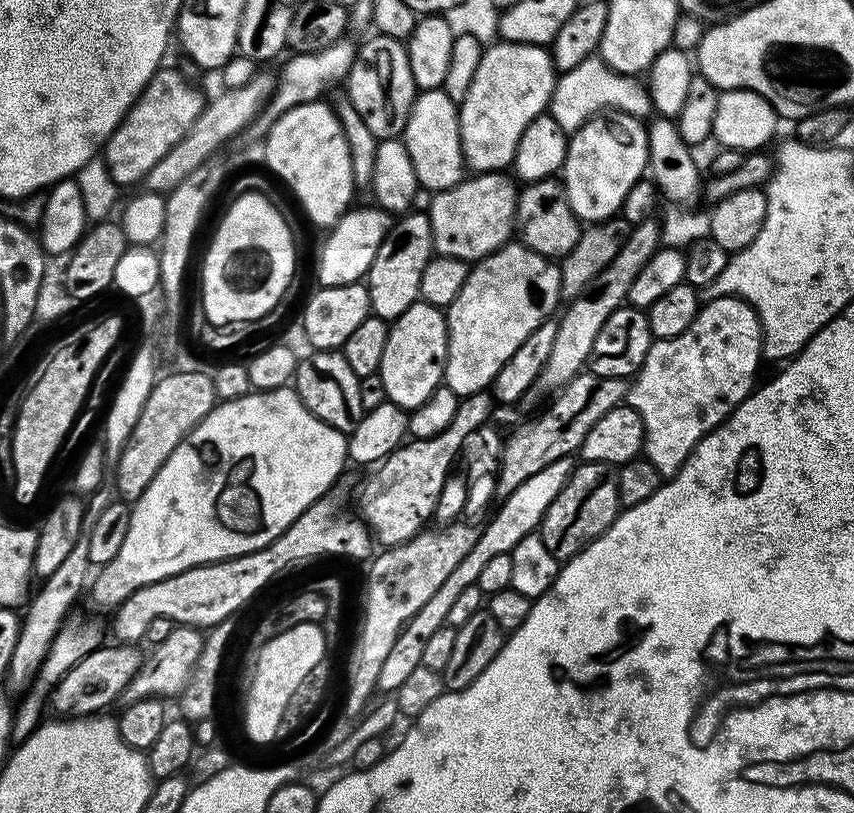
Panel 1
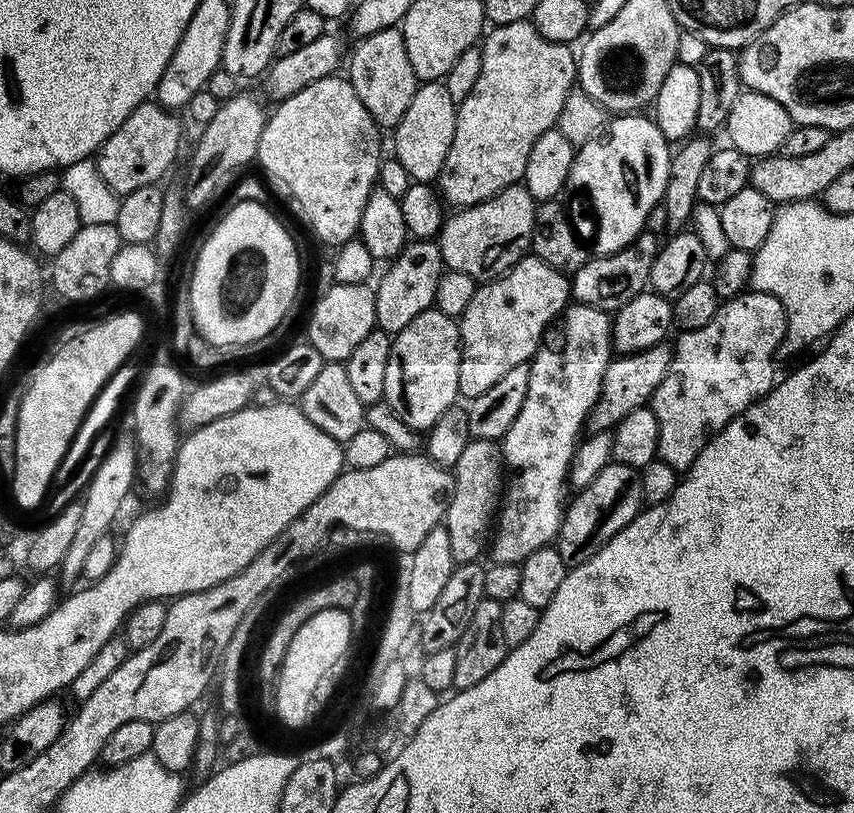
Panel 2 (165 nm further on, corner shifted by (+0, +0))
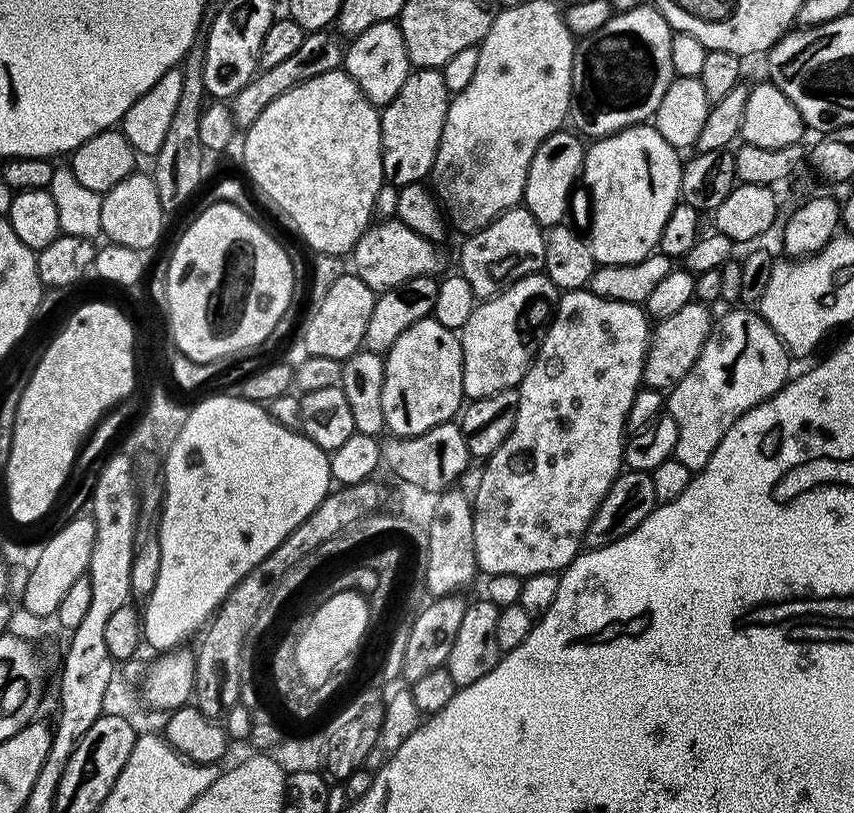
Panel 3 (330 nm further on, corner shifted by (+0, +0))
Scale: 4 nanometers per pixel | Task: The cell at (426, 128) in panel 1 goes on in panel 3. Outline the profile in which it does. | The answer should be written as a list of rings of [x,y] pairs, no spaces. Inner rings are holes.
[[[420,70],[409,75],[404,93],[382,116],[380,170],[383,179],[403,186],[423,181],[429,175],[432,160],[436,157],[436,151],[440,149],[449,103],[450,97],[444,85],[443,75],[432,70]]]

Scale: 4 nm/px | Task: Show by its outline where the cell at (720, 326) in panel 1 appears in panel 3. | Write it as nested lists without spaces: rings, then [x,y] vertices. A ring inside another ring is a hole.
[[[740,306],[737,312],[728,312],[715,321],[712,333],[706,338],[706,346],[702,346],[702,354],[698,354],[698,362],[690,366],[690,374],[682,378],[667,393],[666,412],[674,418],[678,426],[678,442],[674,458],[686,466],[692,473],[700,472],[706,462],[710,462],[710,454],[722,442],[726,430],[738,422],[743,412],[766,402],[774,393],[780,391],[790,379],[788,360],[790,353],[784,343],[774,334],[774,330],[764,321],[759,311],[747,312],[747,307]]]

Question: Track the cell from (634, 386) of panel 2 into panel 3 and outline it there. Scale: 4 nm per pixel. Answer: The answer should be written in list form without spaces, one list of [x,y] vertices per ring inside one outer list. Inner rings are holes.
[[[693,302],[682,306],[682,310],[675,312],[671,318],[655,321],[648,337],[648,353],[644,359],[645,388],[659,388],[670,390],[686,374],[690,374],[690,366],[698,362],[698,354],[702,354],[702,346],[706,346],[706,338],[714,327],[713,309],[709,305]]]

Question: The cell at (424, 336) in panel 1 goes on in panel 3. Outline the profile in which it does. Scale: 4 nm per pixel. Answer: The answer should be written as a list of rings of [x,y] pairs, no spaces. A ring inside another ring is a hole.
[[[435,318],[419,320],[404,331],[384,356],[382,414],[387,431],[394,436],[417,436],[439,424],[447,424],[461,411],[466,397],[462,386],[462,346],[455,331]]]

